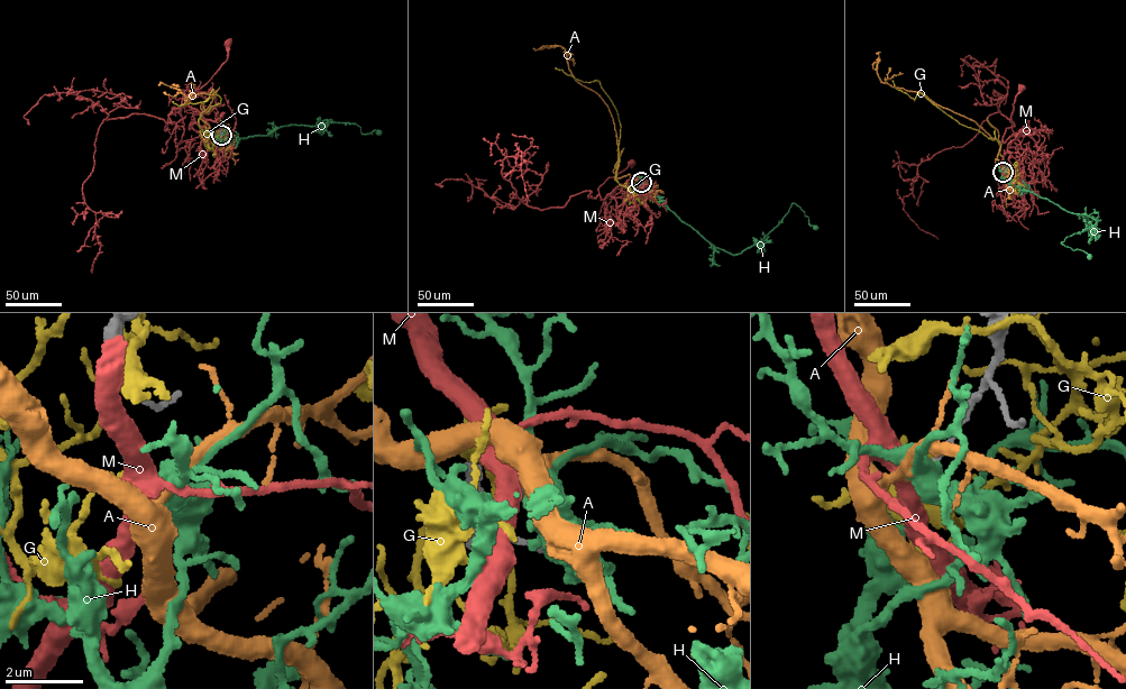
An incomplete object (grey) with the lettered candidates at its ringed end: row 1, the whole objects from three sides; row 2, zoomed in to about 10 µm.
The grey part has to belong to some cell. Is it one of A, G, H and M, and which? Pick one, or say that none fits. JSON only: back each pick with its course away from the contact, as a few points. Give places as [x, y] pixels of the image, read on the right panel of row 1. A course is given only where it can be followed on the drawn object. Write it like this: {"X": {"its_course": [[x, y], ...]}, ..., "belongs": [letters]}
{"belongs": []}

